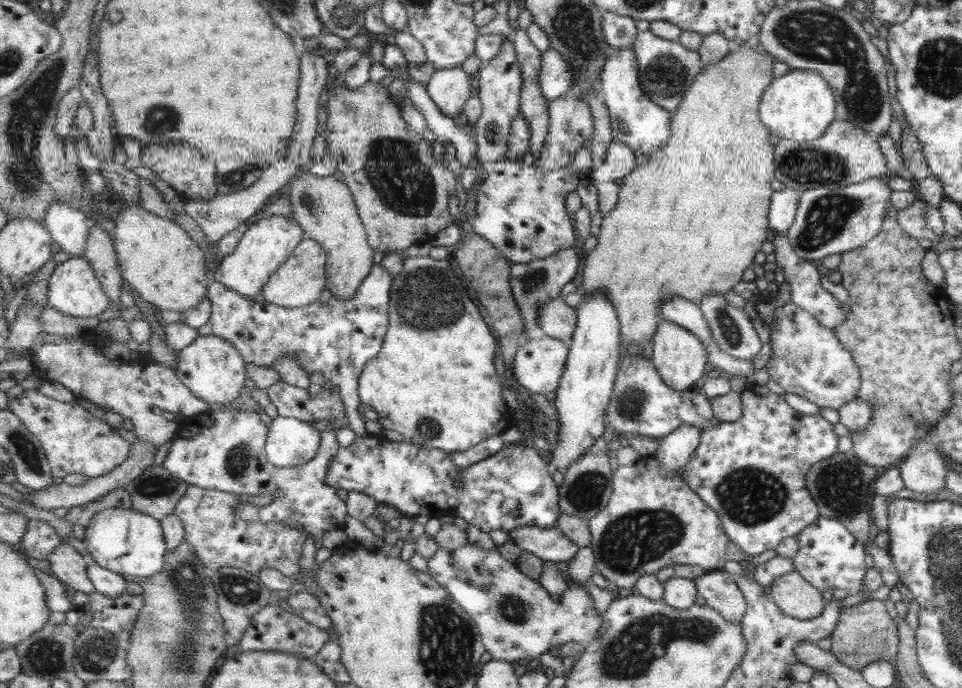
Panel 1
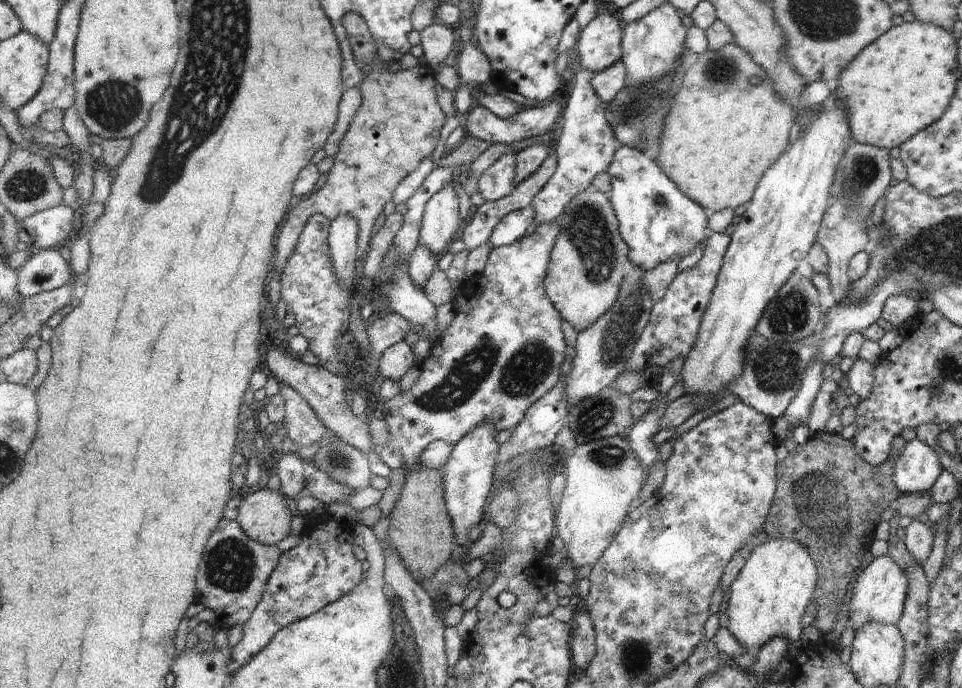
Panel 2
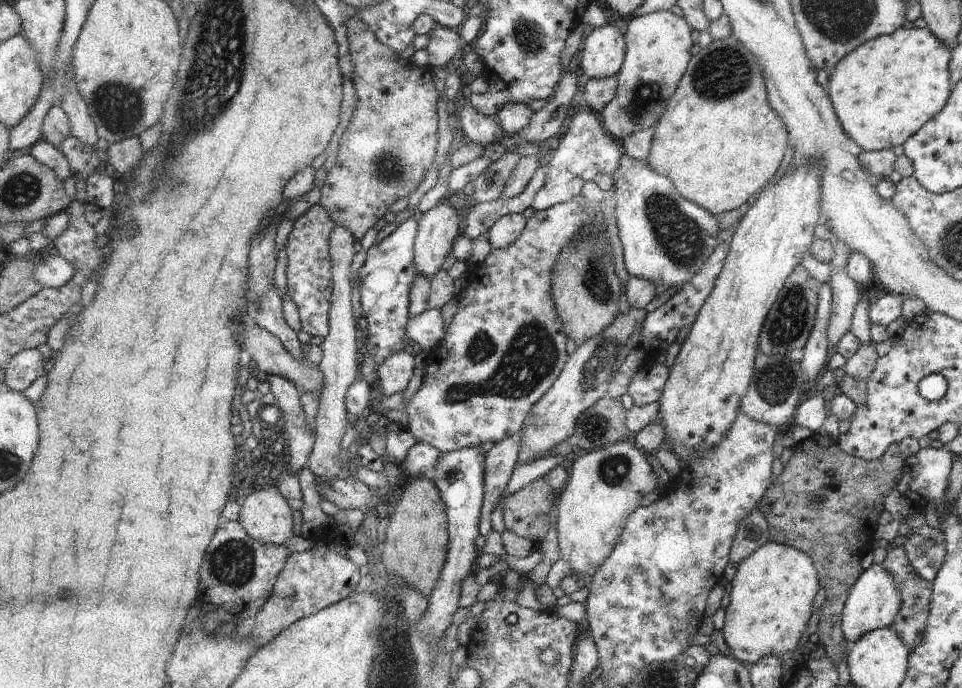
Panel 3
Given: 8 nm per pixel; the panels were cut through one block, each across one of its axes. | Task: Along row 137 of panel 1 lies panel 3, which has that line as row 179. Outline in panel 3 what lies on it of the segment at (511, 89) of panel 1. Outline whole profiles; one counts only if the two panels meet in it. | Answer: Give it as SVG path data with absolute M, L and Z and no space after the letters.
M507 152L474 182L474 200L486 203L501 199L507 184L514 174L514 170L523 162L526 156L515 152Z

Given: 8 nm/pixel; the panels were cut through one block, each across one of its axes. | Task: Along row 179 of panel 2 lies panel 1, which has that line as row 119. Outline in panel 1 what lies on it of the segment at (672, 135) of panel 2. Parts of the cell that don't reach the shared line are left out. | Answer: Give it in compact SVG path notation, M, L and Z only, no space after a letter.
M746 42L735 46L721 61L715 64L702 65L702 72L695 77L695 82L683 97L675 114L670 116L671 137L663 147L653 151L651 157L647 157L647 162L642 167L635 167L629 176L622 179L618 190L618 201L615 208L602 219L600 225L599 244L593 251L588 252L586 263L583 269L583 280L581 282L584 292L589 295L597 289L605 291L611 301L615 303L615 309L619 313L619 322L621 322L621 337L623 344L629 348L633 344L646 344L649 340L654 340L655 333L659 329L659 321L663 321L661 314L661 303L665 297L673 295L683 296L699 304L705 293L724 294L734 288L741 281L741 274L745 268L752 266L753 257L756 252L761 250L761 244L769 239L771 233L768 229L768 208L770 196L773 190L769 187L769 181L773 176L773 145L769 143L771 134L761 122L759 116L759 106L764 88L773 80L771 66L775 64L776 59L765 52L757 52L751 45L752 42Z

